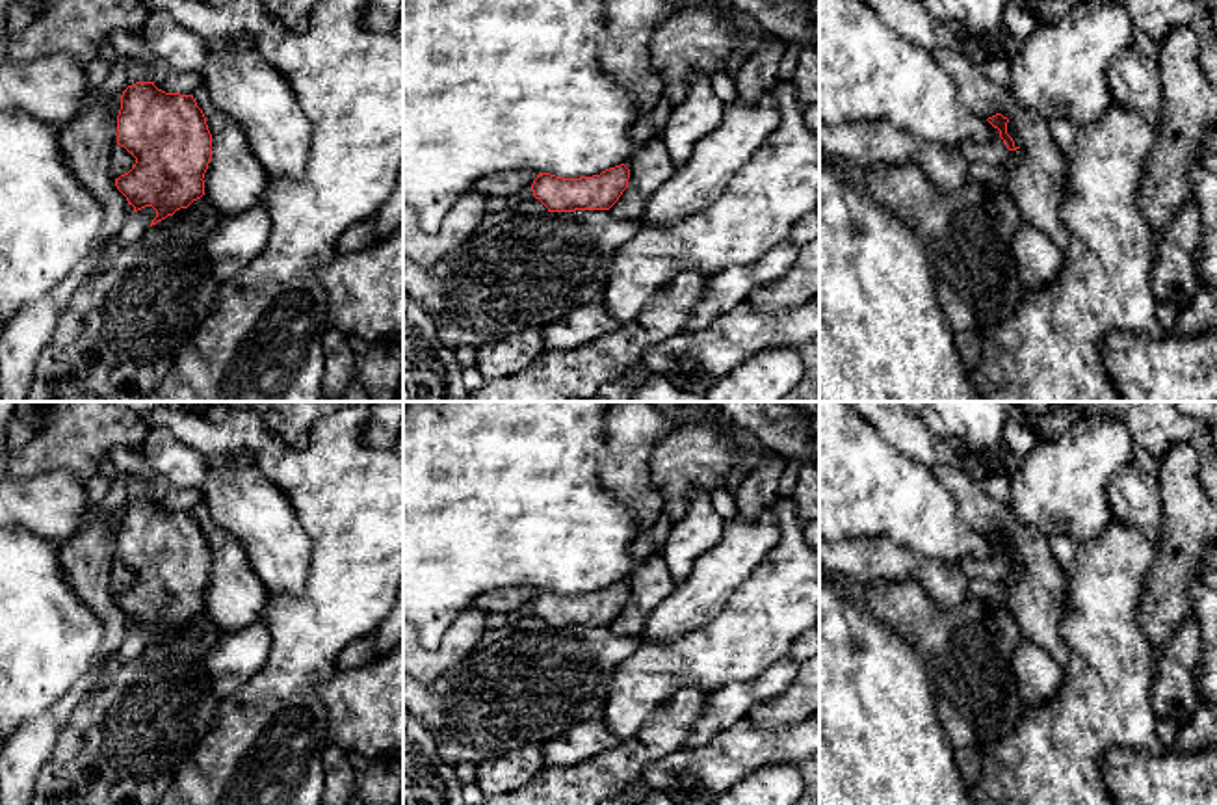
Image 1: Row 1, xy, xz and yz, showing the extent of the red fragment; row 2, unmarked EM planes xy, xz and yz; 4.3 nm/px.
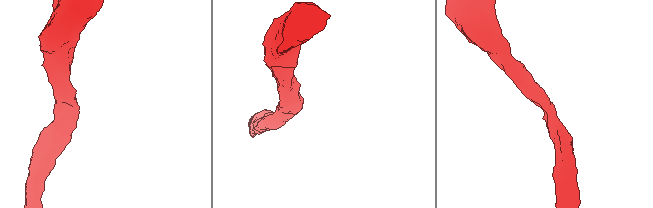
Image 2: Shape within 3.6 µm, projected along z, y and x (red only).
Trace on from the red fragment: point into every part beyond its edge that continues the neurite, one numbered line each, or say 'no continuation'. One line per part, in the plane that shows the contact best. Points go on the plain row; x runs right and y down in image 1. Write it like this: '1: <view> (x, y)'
no continuation

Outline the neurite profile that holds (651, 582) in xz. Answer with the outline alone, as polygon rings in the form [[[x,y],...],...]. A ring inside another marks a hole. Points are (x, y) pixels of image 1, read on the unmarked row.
[[[654,554],[632,569],[628,604],[609,628],[619,636],[643,638],[648,614],[674,591],[678,582],[661,554]]]

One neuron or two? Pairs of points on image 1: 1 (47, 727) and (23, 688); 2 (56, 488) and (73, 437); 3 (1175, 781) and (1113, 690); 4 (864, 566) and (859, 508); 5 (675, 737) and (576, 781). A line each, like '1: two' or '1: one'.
1: two
2: two
3: two
4: two
5: one

